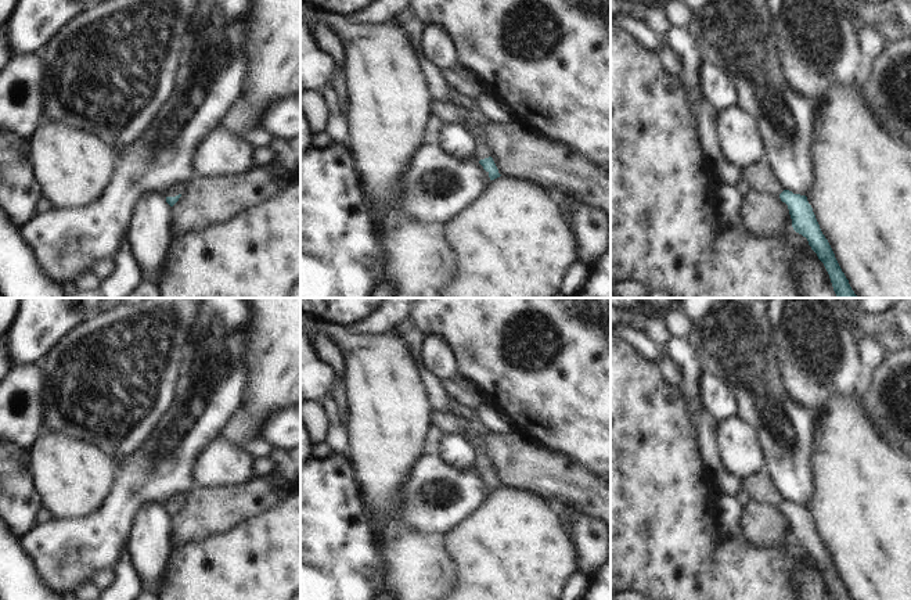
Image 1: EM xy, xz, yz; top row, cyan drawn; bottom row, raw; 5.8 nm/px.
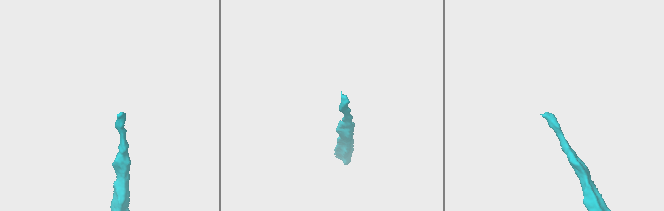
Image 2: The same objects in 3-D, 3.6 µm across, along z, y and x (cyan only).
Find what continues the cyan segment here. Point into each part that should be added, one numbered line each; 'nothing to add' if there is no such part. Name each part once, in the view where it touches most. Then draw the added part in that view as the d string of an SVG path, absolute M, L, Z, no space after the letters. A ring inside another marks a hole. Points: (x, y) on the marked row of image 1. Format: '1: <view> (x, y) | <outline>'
1: xy (177, 189) | M177 183L172 187L169 187L165 193L163 193L163 197L176 197L179 194L183 194L186 190L186 184L184 183Z

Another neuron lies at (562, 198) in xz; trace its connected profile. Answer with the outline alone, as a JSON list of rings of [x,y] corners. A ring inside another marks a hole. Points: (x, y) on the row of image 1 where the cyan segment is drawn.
[[[557,193],[557,200],[558,200],[558,205],[559,205],[562,218],[563,218],[568,229],[572,231],[573,230],[573,224],[572,224],[572,213],[569,211],[569,205],[568,205],[568,195]]]

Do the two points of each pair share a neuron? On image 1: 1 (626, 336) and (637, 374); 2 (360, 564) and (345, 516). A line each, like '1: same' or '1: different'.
1: different
2: same

